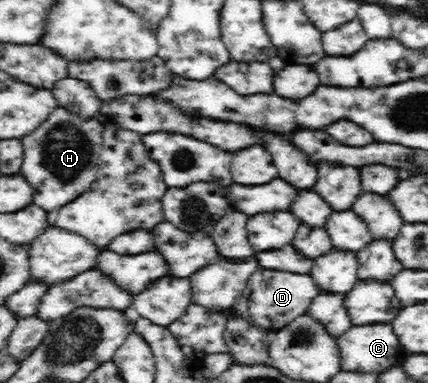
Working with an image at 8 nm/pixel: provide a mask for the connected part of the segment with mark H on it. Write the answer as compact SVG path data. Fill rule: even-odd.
M56 108L35 130L21 138L24 158L21 175L33 188L33 203L48 212L72 202L97 179L105 125L96 117L82 117L68 108Z

